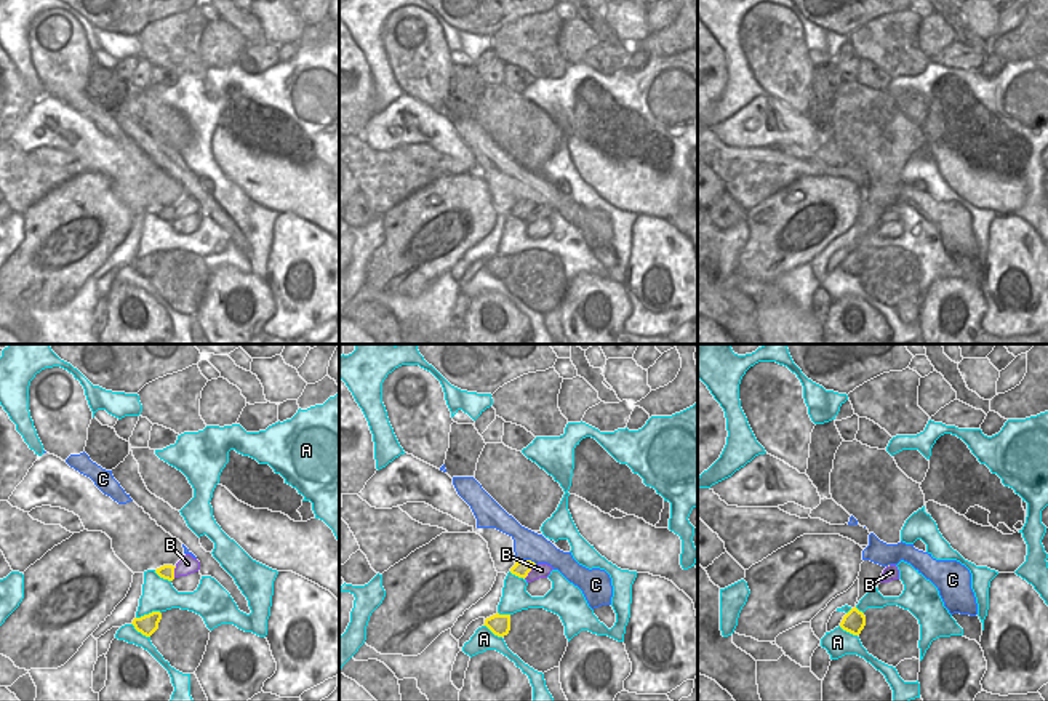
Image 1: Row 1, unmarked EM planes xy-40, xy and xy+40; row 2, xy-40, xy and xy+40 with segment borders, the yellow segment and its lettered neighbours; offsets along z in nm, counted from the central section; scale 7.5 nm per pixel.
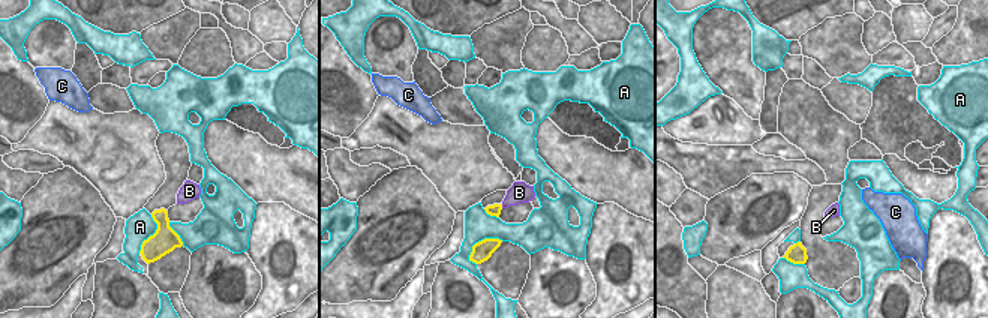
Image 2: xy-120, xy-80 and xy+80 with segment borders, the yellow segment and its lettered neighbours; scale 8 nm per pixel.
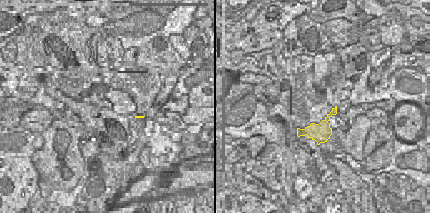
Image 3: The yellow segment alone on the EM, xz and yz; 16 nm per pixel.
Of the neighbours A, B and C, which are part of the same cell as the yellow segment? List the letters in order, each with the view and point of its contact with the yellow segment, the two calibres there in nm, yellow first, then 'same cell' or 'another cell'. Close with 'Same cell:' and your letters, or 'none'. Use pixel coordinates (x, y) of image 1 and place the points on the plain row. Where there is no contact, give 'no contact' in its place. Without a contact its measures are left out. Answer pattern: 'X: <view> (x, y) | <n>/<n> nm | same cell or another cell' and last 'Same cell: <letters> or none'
A: xy-40 (148, 256) | 150/240 nm | another cell
B: xy (530, 212) | 120/120 nm | another cell
C: xy (527, 202) | 120/220 nm | another cell
Same cell: none

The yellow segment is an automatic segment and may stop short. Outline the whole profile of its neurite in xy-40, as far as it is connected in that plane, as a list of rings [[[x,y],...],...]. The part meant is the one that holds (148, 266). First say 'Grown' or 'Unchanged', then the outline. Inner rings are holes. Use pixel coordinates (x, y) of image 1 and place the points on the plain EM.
Unchanged. [[[152,253],[141,259],[134,259],[131,266],[134,267],[138,274],[141,274],[146,278],[150,278],[158,270],[160,261],[162,261],[162,254]]]

